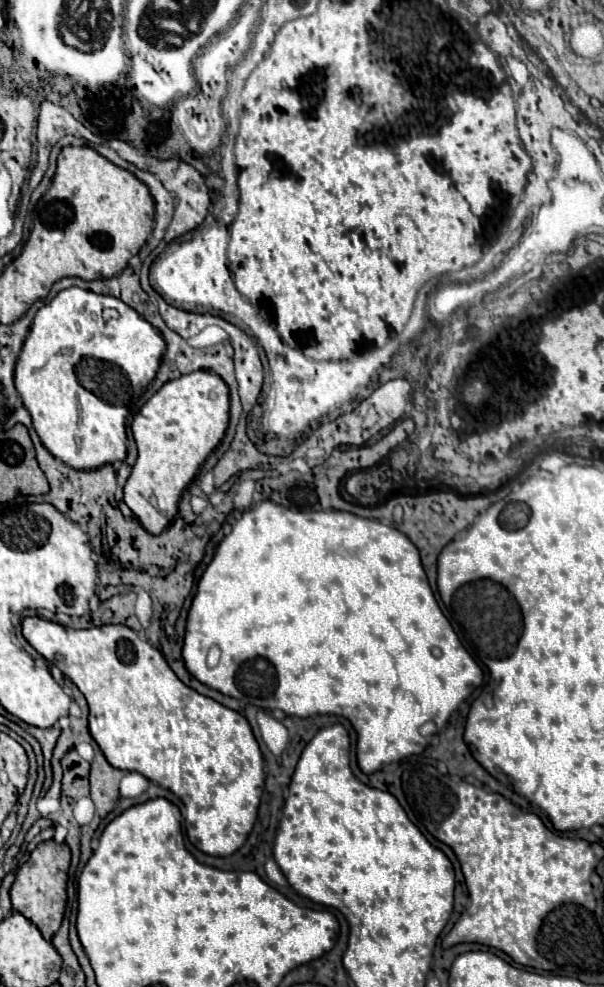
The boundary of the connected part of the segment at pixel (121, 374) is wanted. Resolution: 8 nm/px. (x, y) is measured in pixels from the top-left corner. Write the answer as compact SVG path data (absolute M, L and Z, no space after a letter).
M79 287L59 291L49 305L37 311L15 367L15 387L33 417L33 427L43 445L57 459L75 469L95 469L123 461L127 455L125 419L129 415L129 405L133 399L139 399L155 379L163 351L165 341L159 329L121 299L97 295Z

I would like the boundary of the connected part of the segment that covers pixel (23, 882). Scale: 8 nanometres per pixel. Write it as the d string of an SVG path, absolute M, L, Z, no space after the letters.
M53 839L43 841L35 847L29 861L25 865L21 865L21 869L17 871L15 883L11 887L13 909L23 913L27 919L31 919L39 927L39 931L45 939L51 939L63 921L63 913L65 913L65 905L67 905L69 863L71 863L71 851L65 843L57 843Z

